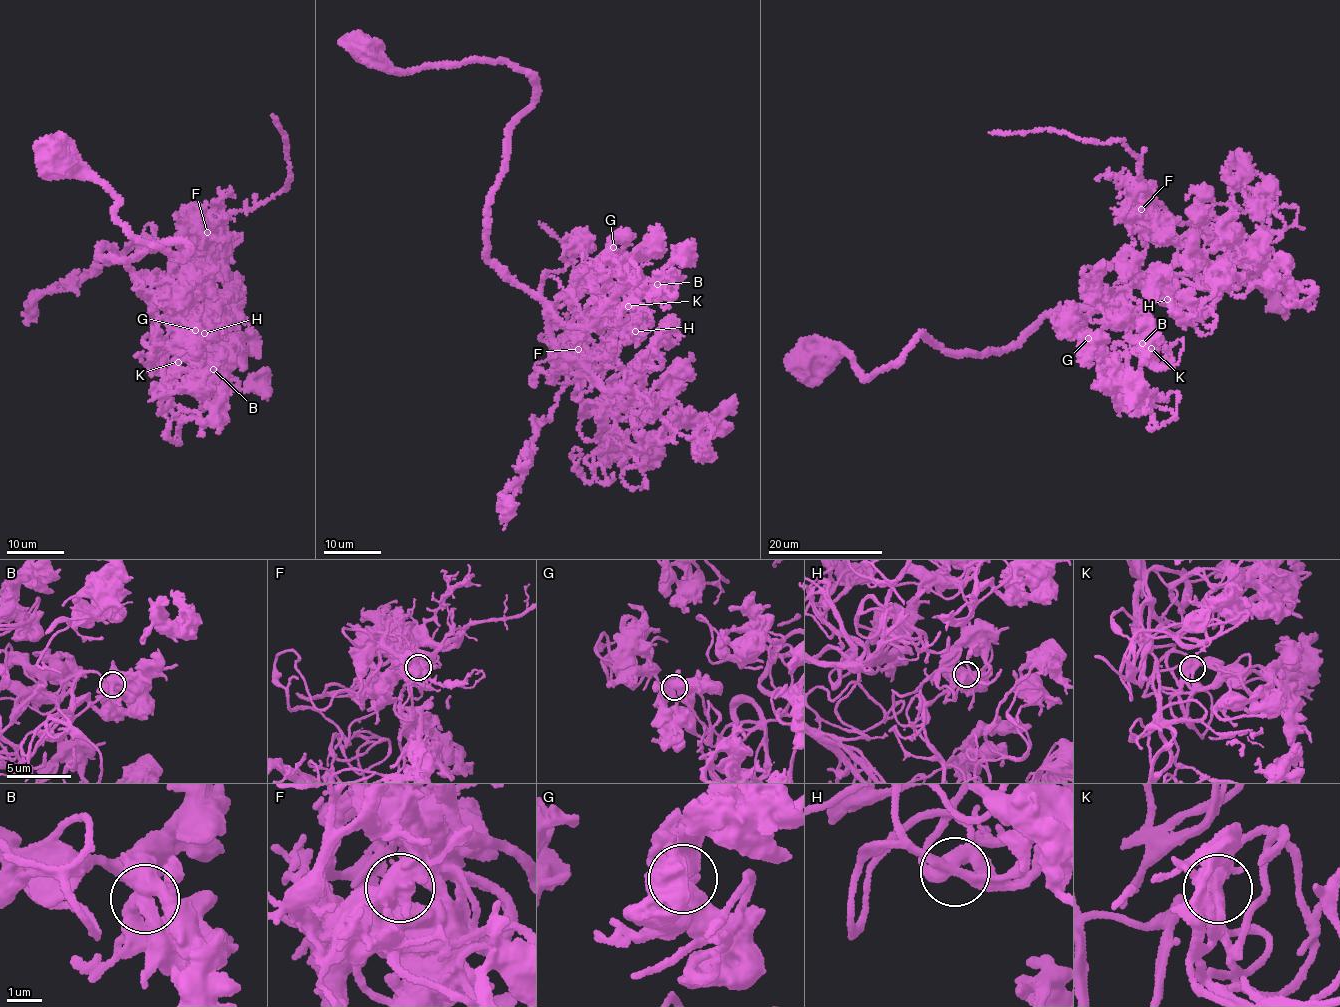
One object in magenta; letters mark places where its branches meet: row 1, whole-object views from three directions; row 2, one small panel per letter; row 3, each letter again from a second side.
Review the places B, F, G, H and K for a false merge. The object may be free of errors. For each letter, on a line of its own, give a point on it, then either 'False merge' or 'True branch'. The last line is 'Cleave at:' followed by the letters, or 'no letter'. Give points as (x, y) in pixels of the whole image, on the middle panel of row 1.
B: Place: (657, 284). True branch
F: Place: (578, 349). False merge
G: Place: (613, 247). True branch
H: Place: (635, 331). True branch
K: Place: (628, 306). True branch
Cleave at: F

